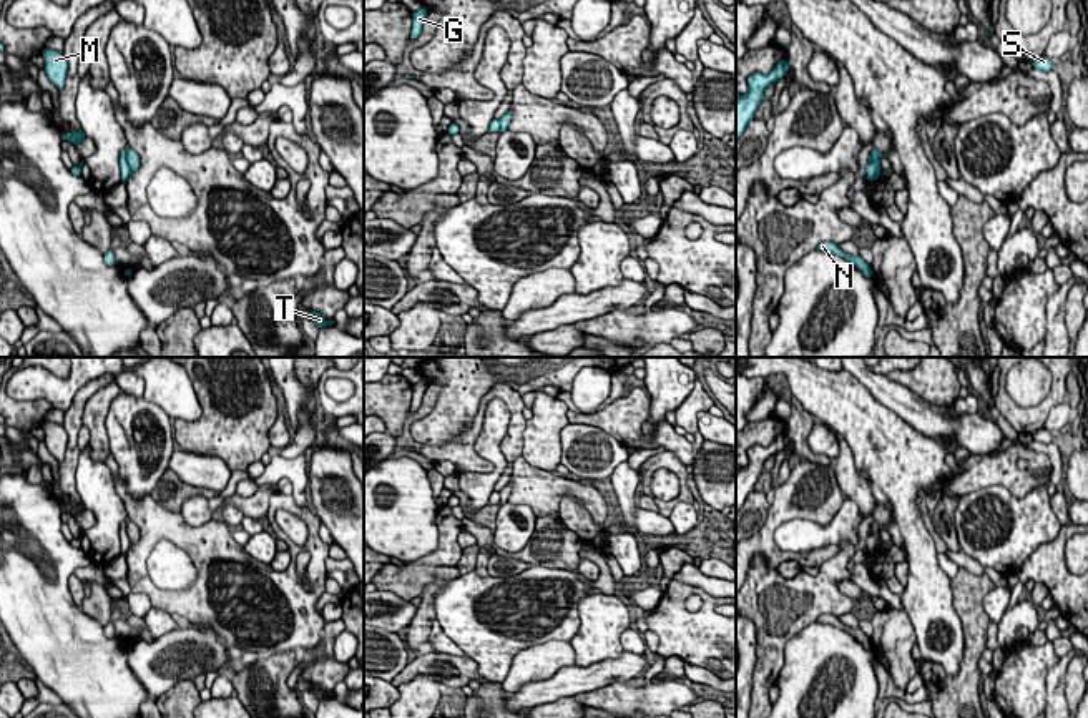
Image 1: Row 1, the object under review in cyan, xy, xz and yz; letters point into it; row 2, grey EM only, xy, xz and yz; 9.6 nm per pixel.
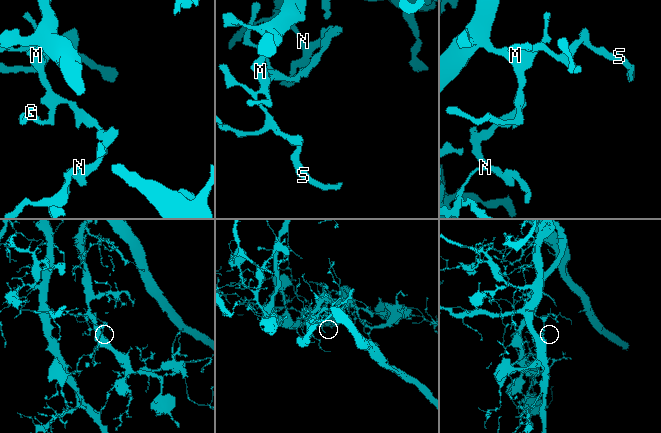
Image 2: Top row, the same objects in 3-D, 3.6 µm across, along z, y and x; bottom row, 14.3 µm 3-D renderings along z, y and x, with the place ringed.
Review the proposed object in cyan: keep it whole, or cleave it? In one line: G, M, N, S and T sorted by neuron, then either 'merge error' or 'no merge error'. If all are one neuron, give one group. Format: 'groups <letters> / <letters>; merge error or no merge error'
groups G M S T / N; merge error

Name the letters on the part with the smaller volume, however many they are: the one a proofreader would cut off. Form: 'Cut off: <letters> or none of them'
Cut off: N

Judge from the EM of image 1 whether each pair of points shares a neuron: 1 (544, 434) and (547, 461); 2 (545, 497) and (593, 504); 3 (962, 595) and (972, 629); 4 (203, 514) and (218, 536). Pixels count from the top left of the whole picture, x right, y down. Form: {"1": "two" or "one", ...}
{"1": "one", "2": "one", "3": "one", "4": "two"}

